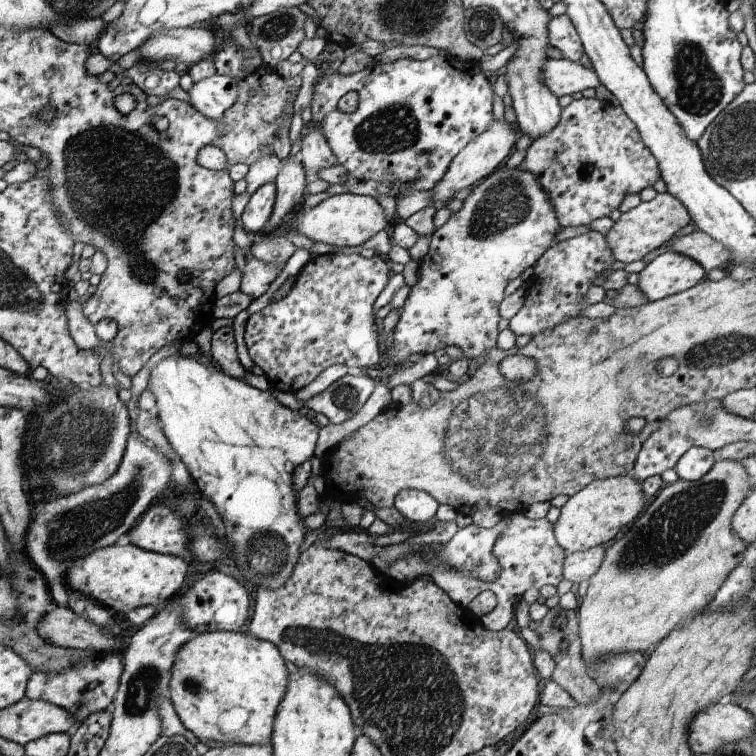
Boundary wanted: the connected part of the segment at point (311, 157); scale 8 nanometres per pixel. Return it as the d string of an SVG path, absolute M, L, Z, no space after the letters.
M310 122L305 127L301 139L302 150L299 157L305 172L316 172L336 163L336 158L324 137L323 128L318 123Z

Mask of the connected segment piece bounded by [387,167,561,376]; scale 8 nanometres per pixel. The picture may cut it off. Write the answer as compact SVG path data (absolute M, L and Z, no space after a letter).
M500 167L476 184L470 196L462 202L462 208L439 229L435 229L430 249L419 261L420 277L410 289L400 319L391 334L392 346L387 350L396 366L408 364L412 354L432 354L438 348L455 345L468 360L467 374L472 376L484 356L496 347L501 319L498 306L504 298L504 288L526 268L533 267L558 239L556 234L561 227L556 212L548 202L548 194L530 172L520 172L518 168L508 171Z

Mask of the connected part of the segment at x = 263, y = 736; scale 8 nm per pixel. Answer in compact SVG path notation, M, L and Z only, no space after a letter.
M242 630L198 634L180 646L168 690L184 728L206 745L271 742L274 716L288 686L286 662L278 649Z

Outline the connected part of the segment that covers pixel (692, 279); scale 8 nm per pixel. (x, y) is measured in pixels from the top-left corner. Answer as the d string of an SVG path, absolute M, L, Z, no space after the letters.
M668 251L647 263L638 273L636 286L642 294L646 294L644 298L658 301L692 288L706 276L706 269L696 260Z

